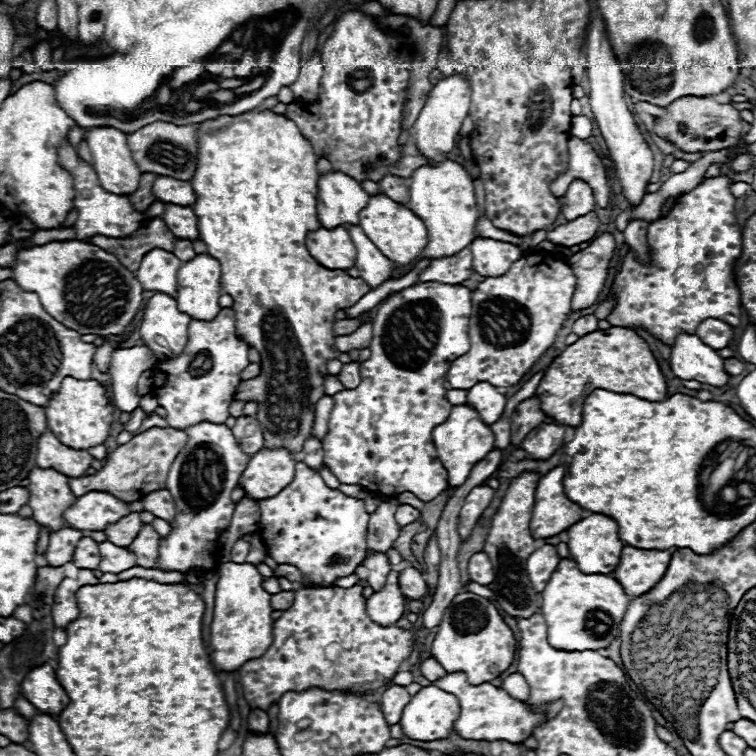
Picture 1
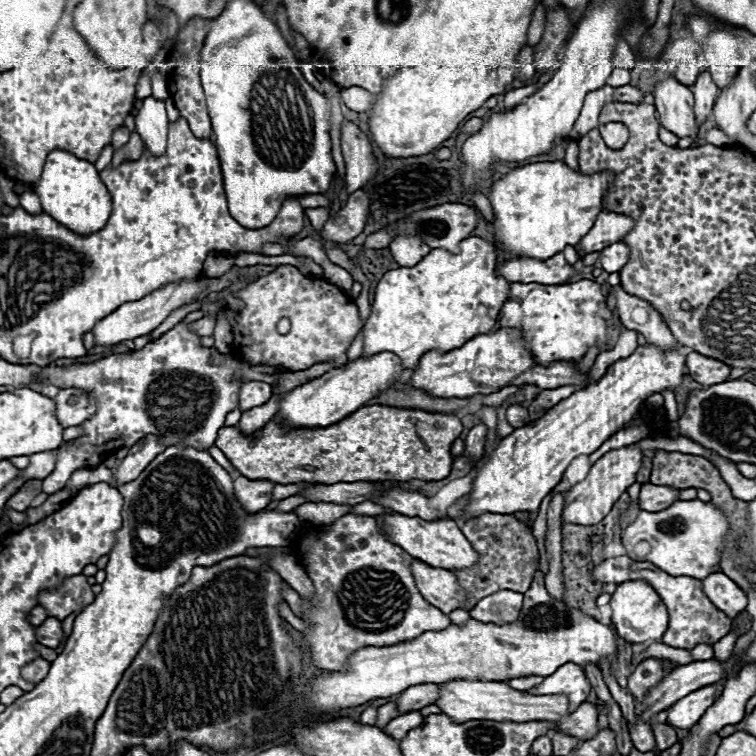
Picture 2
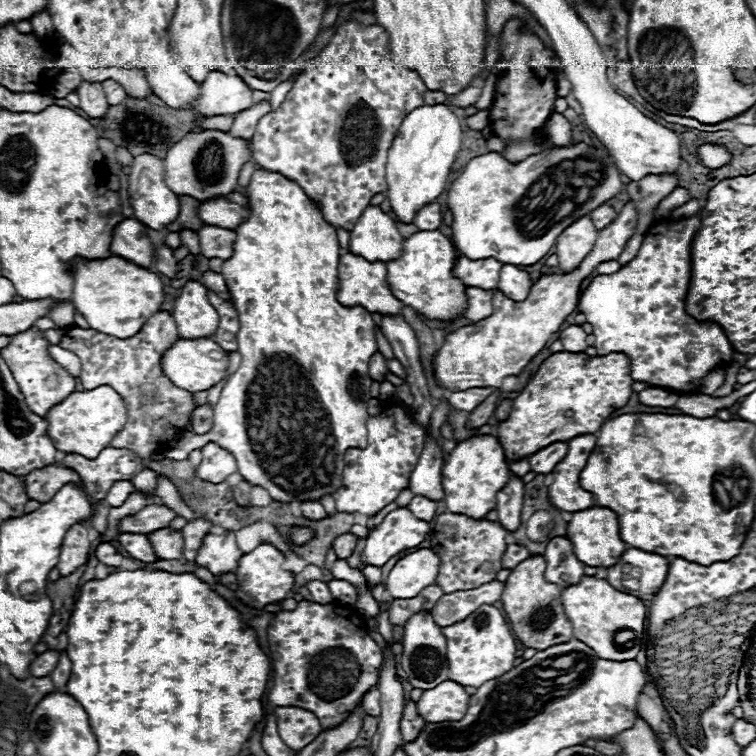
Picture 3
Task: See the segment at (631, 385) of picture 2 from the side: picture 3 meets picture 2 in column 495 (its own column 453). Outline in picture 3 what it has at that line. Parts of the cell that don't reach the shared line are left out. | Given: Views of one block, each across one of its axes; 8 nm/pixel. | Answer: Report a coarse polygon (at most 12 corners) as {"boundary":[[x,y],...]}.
{"boundary":[[496,436],[456,444],[442,466],[452,514],[482,520],[510,470]]}

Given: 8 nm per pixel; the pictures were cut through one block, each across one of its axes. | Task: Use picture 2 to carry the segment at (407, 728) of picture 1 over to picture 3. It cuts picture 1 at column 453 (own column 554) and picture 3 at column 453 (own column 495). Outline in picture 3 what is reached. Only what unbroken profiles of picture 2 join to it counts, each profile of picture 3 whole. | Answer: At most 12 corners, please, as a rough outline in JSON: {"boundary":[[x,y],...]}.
{"boundary":[[446,680],[416,706],[426,722],[454,722],[470,694]]}

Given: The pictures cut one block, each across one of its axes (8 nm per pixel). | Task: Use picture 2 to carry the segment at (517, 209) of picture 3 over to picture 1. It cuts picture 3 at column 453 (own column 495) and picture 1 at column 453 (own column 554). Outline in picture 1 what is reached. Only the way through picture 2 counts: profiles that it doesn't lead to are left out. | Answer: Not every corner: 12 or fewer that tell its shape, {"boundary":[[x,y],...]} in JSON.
{"boundary":[[424,164],[408,208],[426,224],[418,260],[452,256],[478,238],[474,184],[462,164]]}

